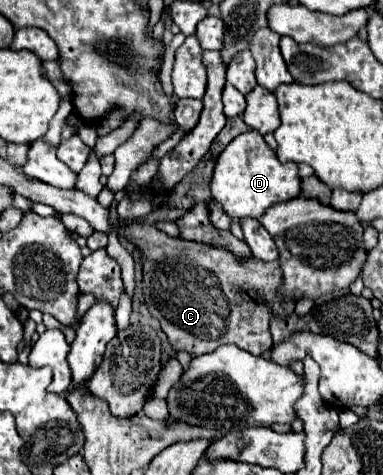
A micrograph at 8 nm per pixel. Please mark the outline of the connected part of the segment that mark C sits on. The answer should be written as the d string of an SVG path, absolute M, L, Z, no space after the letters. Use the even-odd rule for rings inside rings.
M140 222L122 226L118 232L126 234L142 252L148 310L160 320L162 330L176 350L200 356L222 344L236 344L256 356L266 356L270 352L270 320L288 318L294 312L294 302L282 304L278 296L274 296L282 280L282 270L276 260L264 262L254 256L238 258L226 248L172 238L156 226ZM226 298L230 302L228 318Z

